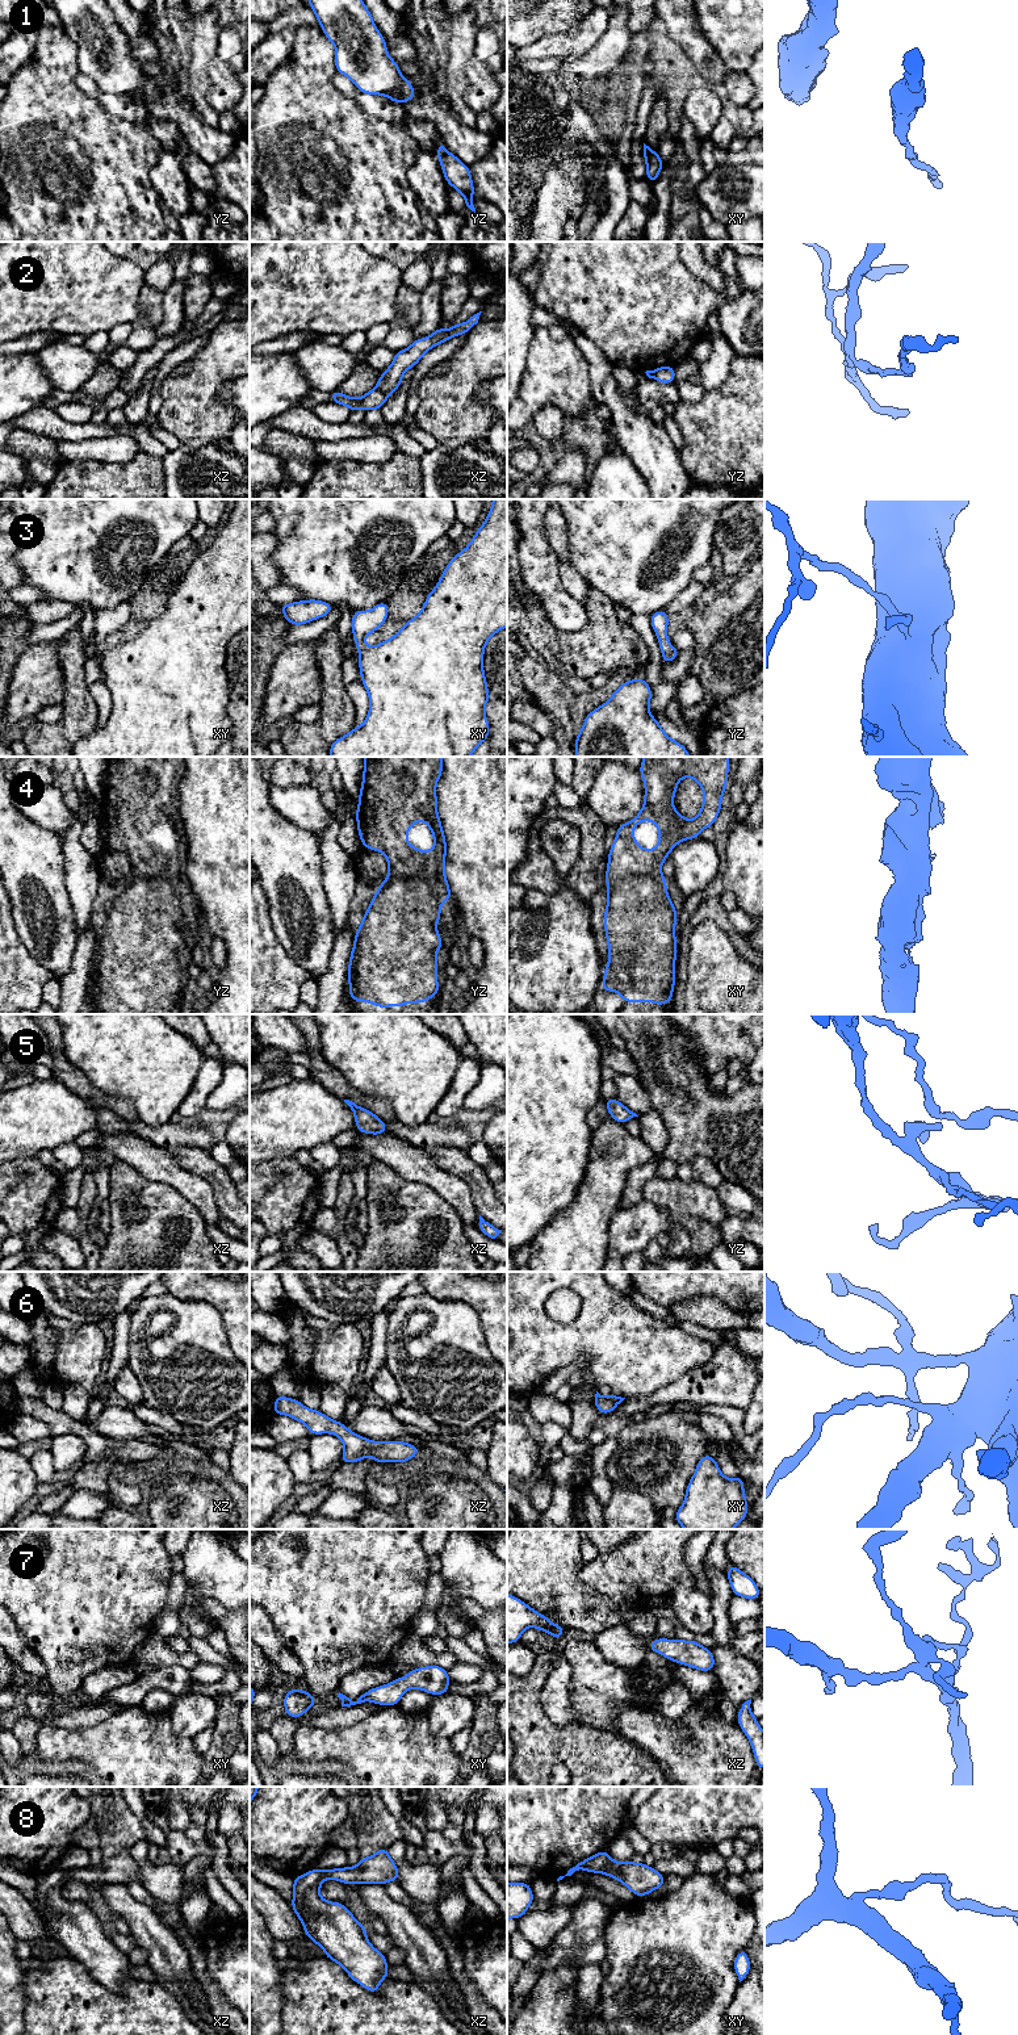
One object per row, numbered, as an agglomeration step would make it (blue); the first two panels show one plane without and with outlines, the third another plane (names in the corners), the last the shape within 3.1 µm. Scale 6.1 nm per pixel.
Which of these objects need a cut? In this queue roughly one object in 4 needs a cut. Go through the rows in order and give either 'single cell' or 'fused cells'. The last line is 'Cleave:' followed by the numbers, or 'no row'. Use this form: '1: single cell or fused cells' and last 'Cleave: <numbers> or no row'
1: single cell
2: fused cells
3: single cell
4: single cell
5: single cell
6: single cell
7: single cell
8: single cell
Cleave: 2

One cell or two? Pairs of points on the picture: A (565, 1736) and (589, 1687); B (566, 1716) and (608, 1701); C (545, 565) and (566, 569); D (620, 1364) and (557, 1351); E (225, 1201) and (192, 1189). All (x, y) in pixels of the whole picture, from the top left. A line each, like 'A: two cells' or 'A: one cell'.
A: two cells
B: two cells
C: two cells
D: one cell
E: two cells

